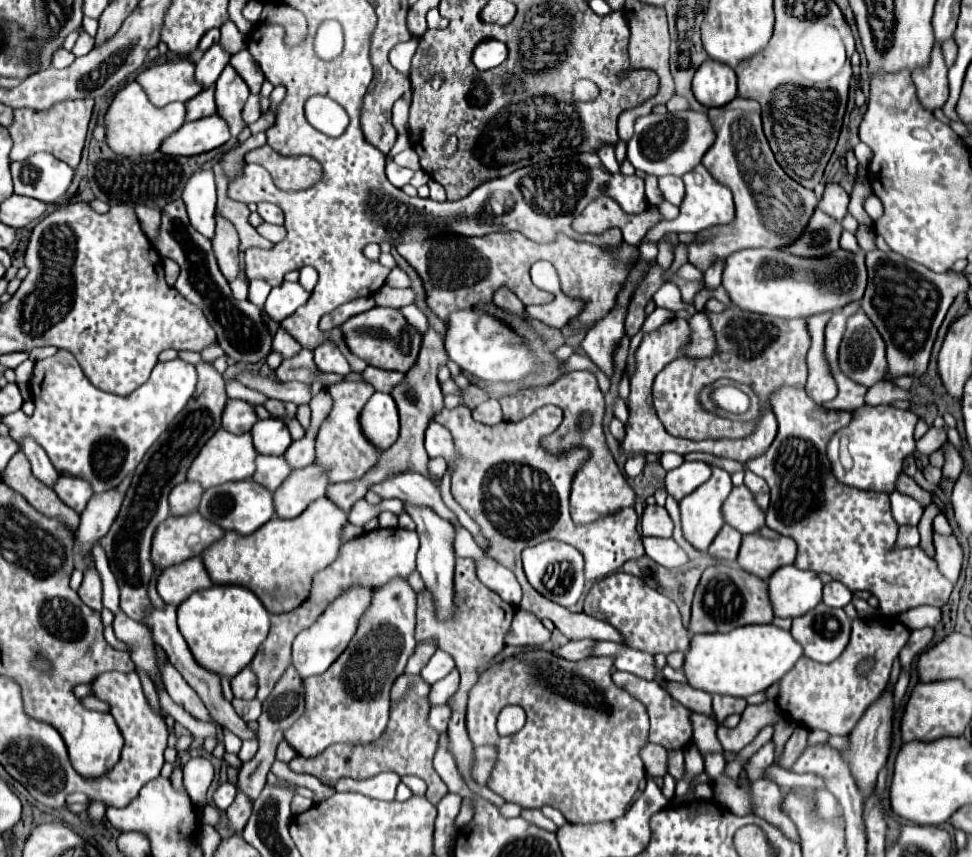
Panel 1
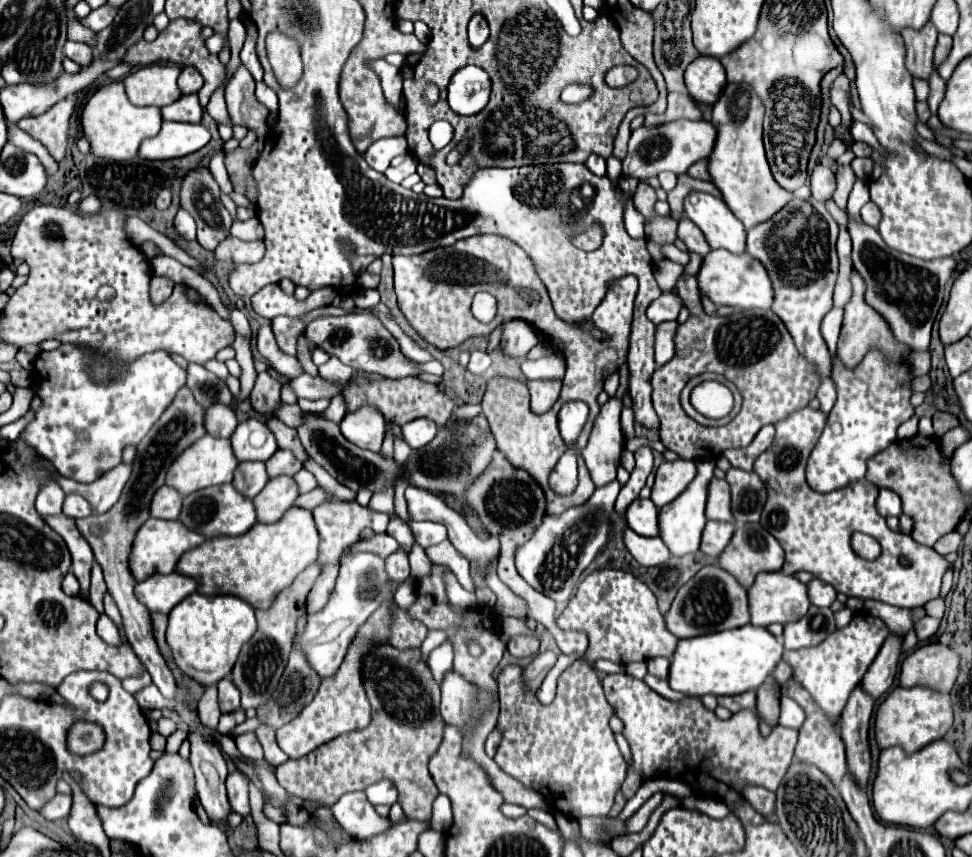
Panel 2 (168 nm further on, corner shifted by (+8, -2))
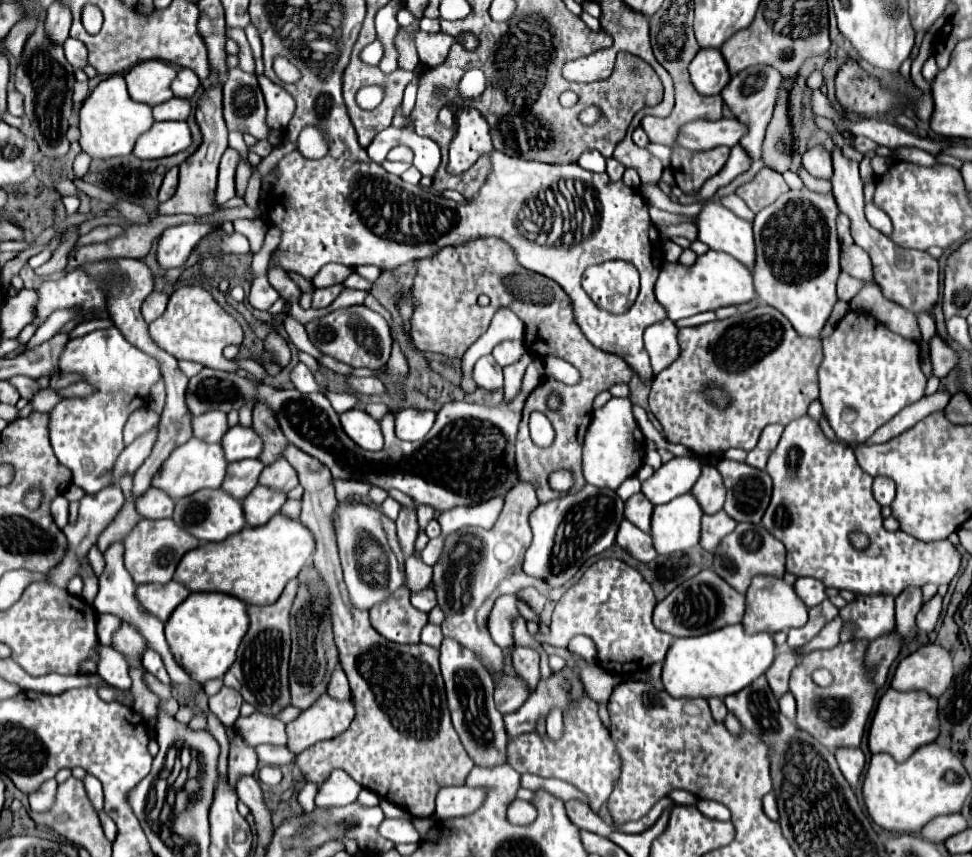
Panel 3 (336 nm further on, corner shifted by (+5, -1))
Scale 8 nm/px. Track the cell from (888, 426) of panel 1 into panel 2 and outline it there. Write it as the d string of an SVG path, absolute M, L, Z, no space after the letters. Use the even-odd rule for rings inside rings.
M870 352L854 370L844 368L840 360L834 358L832 378L836 380L838 400L828 414L828 424L814 446L806 468L808 484L816 492L832 492L864 480L868 460L896 442L898 426L914 416L914 408L910 406L912 374L908 366L888 364L880 352Z

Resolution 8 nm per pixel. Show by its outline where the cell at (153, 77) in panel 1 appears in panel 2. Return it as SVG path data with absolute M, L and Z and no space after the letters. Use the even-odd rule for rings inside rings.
M142 66L124 78L126 94L136 106L168 106L182 96L176 84L178 76L178 66Z

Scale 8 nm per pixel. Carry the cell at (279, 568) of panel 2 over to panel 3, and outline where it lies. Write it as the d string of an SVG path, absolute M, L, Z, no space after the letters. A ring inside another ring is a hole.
M277 513L263 527L245 527L223 539L223 543L203 543L187 551L173 579L183 583L189 591L221 591L239 597L247 605L267 605L279 599L285 585L311 561L311 555L313 535L299 521Z

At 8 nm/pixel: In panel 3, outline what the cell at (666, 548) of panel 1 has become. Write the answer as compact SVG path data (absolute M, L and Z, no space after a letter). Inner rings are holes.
M621 521L619 531L617 531L617 545L621 549L625 549L631 557L635 557L637 561L643 561L643 563L657 557L653 543L651 543L651 535L643 533L629 521Z

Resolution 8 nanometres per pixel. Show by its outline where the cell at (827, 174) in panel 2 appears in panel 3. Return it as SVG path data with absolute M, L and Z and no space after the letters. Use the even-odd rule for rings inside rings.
M817 143L813 147L809 147L803 153L803 167L815 175L815 177L825 177L831 179L833 175L833 165L831 165L831 155L829 151L823 147L823 143Z

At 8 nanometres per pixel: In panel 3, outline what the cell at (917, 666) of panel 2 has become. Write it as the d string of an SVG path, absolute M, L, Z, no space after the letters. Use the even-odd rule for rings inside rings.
M939 645L919 647L901 659L895 669L891 687L897 691L925 691L933 699L943 695L953 679L953 661L947 649Z

